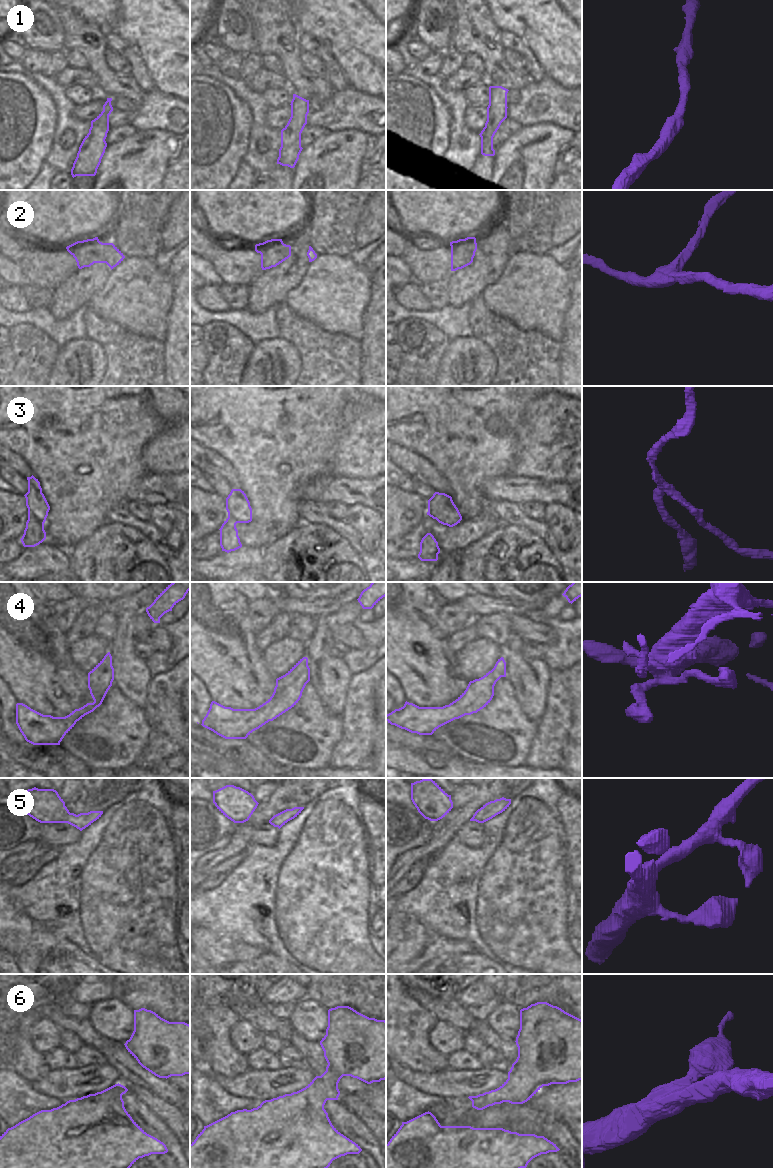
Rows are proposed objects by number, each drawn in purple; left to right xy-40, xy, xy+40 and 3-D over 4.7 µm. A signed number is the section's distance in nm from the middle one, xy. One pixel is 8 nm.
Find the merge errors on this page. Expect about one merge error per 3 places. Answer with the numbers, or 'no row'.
3

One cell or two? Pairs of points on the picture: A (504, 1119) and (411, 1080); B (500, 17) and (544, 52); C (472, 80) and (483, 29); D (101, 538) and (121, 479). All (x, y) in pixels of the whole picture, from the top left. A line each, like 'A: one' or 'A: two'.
A: two
B: one
C: two
D: two

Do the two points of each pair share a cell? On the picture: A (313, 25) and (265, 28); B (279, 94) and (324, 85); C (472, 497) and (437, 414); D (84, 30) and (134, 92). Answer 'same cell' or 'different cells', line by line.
A: different cells
B: different cells
C: same cell
D: same cell

